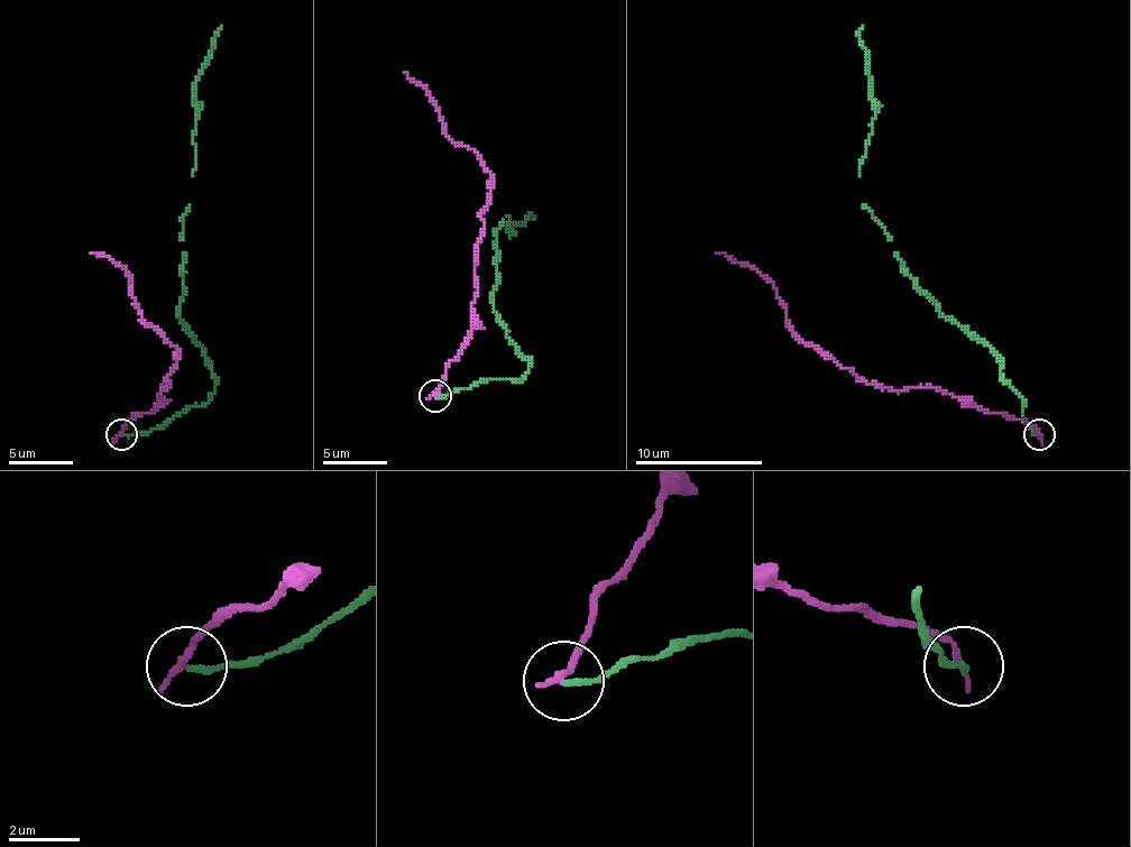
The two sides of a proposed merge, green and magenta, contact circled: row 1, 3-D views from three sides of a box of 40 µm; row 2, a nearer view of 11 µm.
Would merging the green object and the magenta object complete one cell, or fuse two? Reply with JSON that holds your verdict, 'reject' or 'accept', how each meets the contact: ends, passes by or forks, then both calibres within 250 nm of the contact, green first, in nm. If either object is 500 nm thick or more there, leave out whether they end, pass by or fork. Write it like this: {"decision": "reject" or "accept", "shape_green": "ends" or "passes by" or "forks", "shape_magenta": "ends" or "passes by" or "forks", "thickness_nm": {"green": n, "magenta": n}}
{"decision": "reject", "shape_green": "ends", "shape_magenta": "ends", "thickness_nm": {"green": 170, "magenta": 220}}

